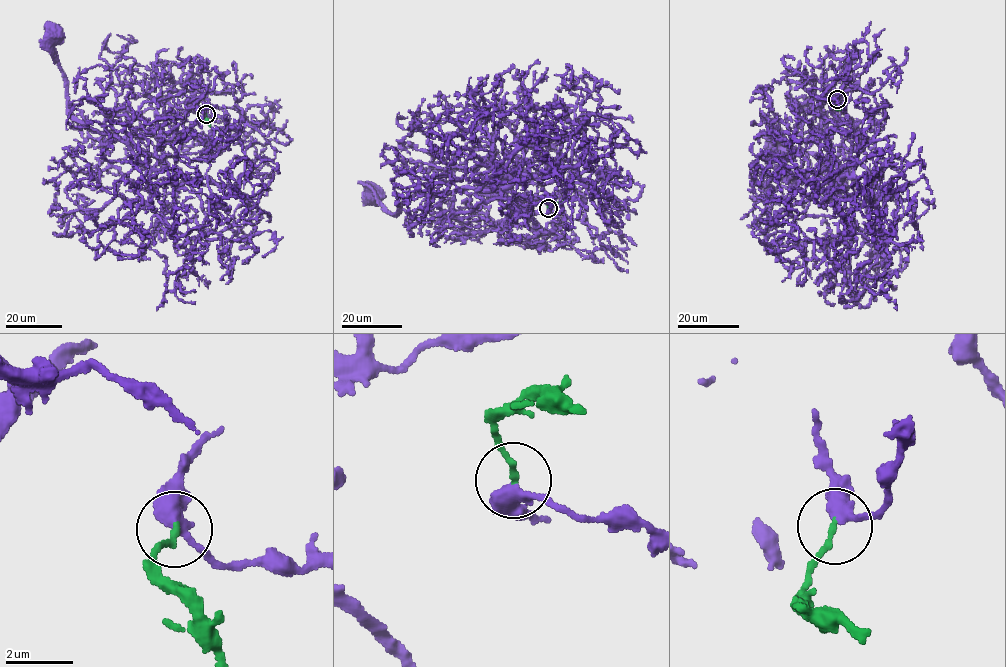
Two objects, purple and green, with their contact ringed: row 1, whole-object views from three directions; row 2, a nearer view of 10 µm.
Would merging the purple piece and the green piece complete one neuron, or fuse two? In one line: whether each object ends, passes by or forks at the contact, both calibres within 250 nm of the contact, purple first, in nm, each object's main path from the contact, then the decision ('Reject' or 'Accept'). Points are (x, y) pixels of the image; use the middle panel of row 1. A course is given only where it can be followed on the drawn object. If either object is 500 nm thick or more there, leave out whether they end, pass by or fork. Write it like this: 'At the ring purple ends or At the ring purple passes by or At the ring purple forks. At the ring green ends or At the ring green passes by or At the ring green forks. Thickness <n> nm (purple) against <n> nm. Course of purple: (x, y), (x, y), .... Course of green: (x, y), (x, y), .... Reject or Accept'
At the ring purple passes by. At the ring green ends. Thickness 400 nm (purple) against 180 nm. Course of purple: (548, 209), (581, 220), (585, 199), (571, 190), (548, 202), (465, 187), (418, 194), (397, 216), (371, 196). Course of green: (548, 208), (547, 202), (561, 203), (566, 195). Accept

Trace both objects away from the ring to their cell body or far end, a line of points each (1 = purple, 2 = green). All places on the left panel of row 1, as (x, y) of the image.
1: (206, 114), (239, 129), (218, 127), (202, 150), (176, 156), (148, 156), (89, 130), (71, 113), (51, 36)
2: (206, 114), (205, 119), (211, 127), (221, 131)

